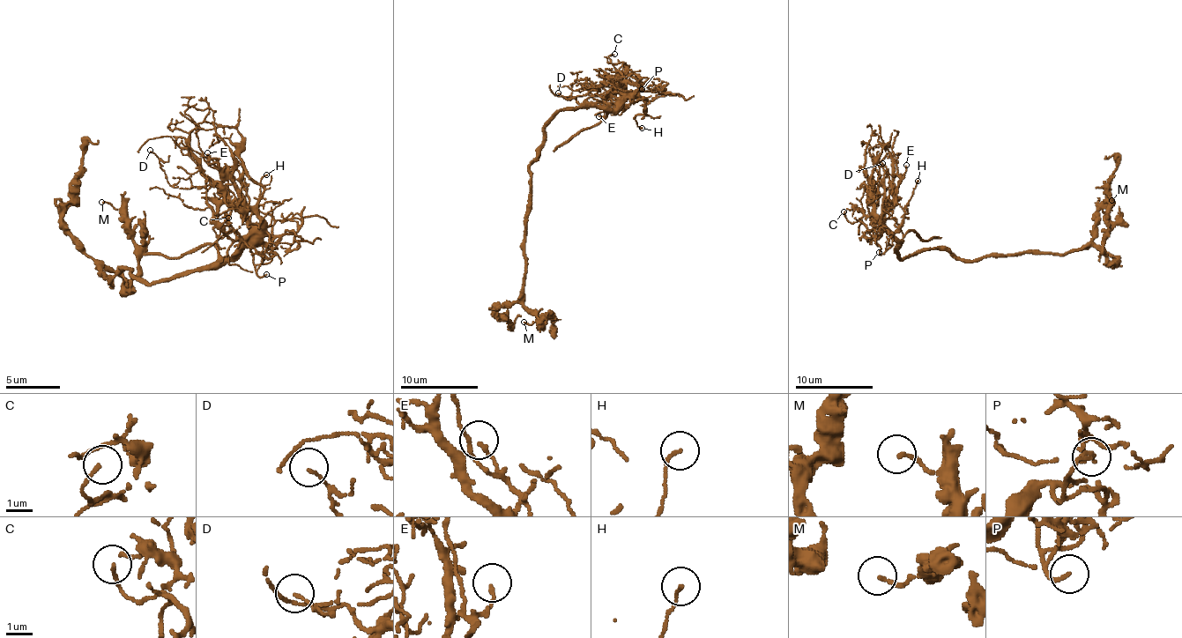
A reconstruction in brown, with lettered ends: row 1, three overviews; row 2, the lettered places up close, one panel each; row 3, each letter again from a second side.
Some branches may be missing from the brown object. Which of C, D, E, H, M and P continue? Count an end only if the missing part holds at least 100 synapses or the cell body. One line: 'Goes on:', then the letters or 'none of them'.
Goes on: none of them

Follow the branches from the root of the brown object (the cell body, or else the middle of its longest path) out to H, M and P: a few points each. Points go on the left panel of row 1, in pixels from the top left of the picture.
H: (123, 269), (150, 283), (218, 269), (248, 248), (271, 248), (271, 218), (256, 204), (266, 174)
M: (123, 269), (109, 285), (101, 271), (101, 266), (113, 266), (129, 279), (137, 271), (131, 226), (101, 202)
P: (123, 269), (150, 283), (172, 279), (218, 269), (248, 248), (256, 271), (261, 277), (266, 274)

